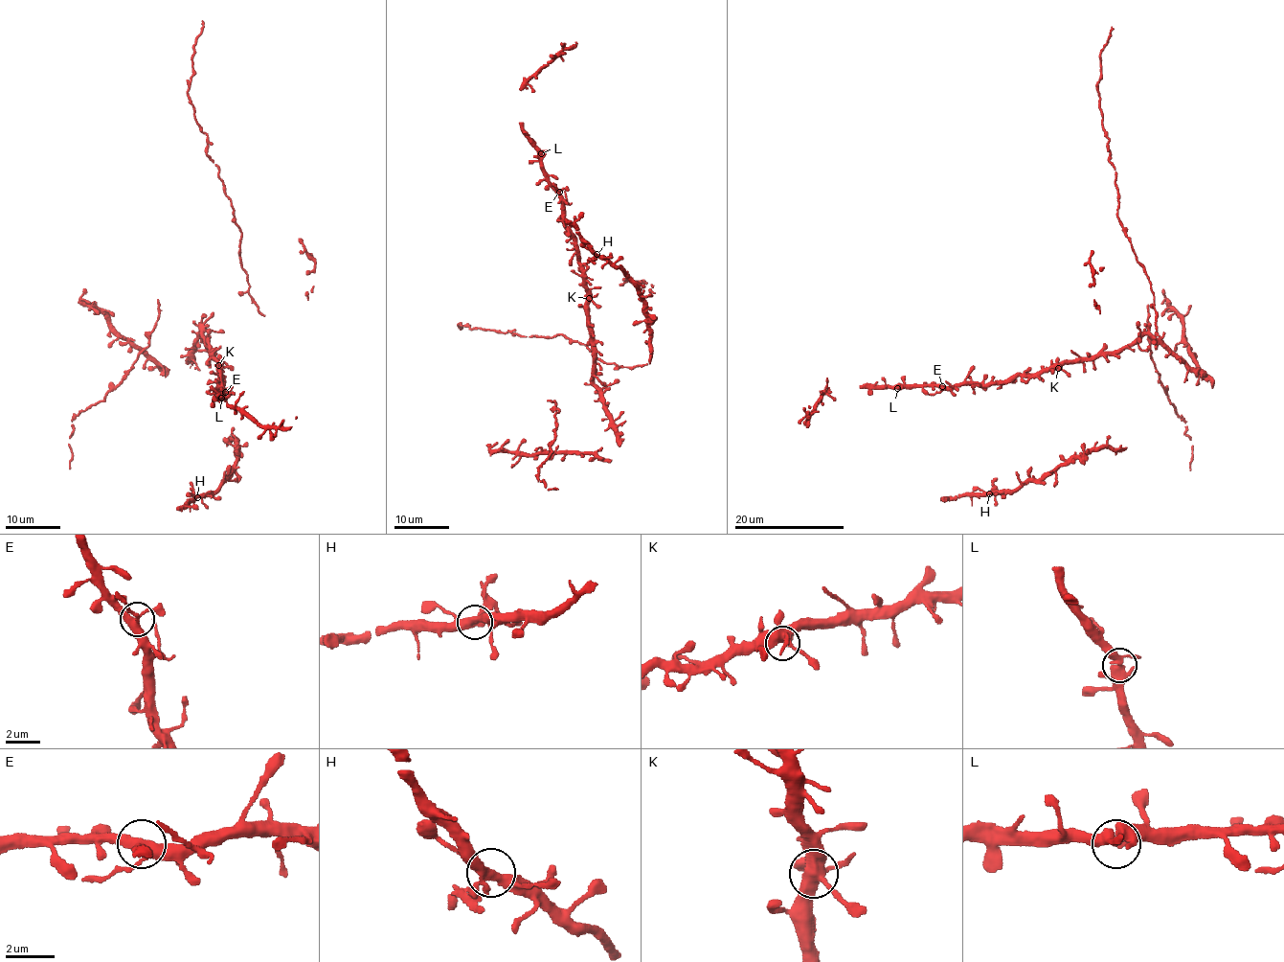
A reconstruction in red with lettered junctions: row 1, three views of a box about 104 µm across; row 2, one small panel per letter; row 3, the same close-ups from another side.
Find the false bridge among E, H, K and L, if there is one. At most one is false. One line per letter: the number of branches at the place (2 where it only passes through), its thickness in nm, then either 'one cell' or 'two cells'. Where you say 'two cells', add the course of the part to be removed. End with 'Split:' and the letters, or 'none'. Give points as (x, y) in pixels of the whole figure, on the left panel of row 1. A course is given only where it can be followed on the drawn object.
E: branches 4; calibre 360 nm; one cell
H: branches 4; calibre 360 nm; one cell
K: branches 5; calibre 440 nm; one cell
L: branches 4; calibre 400 nm; one cell
Split: none

